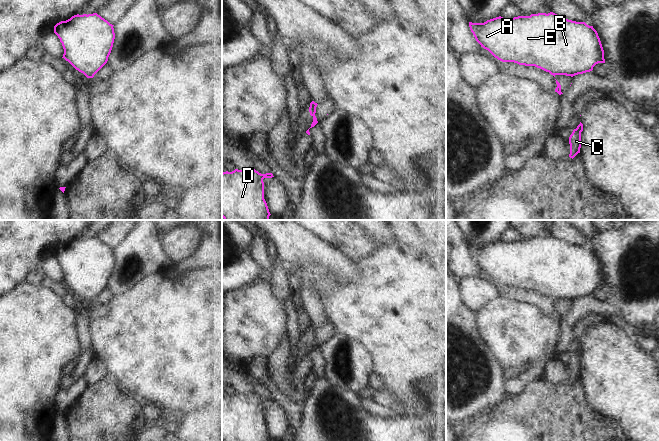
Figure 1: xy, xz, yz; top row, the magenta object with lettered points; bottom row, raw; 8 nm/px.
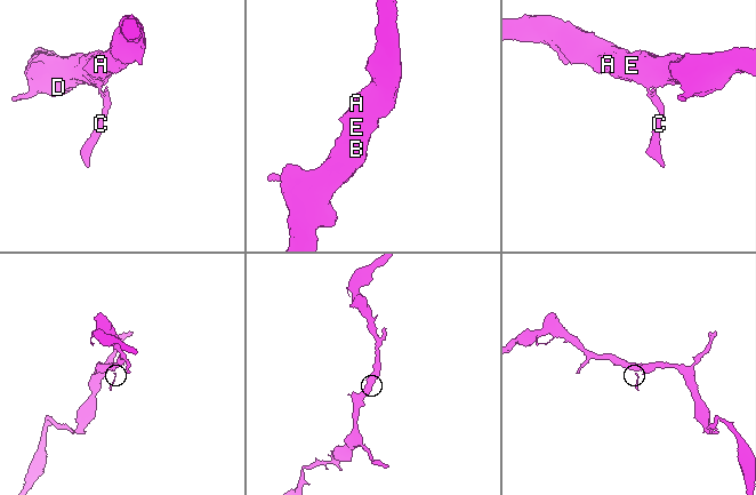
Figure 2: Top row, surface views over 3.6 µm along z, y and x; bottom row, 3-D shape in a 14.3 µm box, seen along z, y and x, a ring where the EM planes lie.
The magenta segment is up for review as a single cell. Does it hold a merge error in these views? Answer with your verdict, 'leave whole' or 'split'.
split

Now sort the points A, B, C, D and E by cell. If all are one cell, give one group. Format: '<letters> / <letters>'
A B D E / C

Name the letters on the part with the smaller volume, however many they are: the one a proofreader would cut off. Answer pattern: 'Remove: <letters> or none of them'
Remove: C

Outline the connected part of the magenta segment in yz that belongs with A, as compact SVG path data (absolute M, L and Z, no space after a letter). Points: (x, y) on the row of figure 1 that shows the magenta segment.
M553 12L530 16L503 18L484 23L469 22L476 41L502 62L535 66L551 75L575 76L593 70L598 63L605 63L604 50L593 26L563 18Z

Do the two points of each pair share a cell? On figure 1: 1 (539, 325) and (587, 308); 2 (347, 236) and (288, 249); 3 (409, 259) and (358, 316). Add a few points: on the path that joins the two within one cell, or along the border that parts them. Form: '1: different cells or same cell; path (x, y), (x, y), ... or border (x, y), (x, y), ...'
1: different cells; border (560, 319), (560, 340), (558, 342)
2: different cells; border (306, 230), (326, 241), (344, 255)
3: same cell; path (401, 273), (372, 302)

